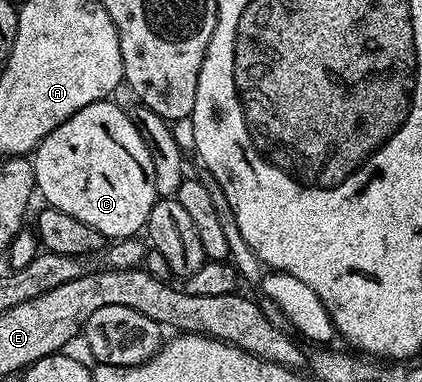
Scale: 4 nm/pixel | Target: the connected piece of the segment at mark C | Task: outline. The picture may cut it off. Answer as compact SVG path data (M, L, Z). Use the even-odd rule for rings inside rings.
M105 99L82 107L66 123L54 127L50 135L40 140L30 160L36 180L36 193L44 196L43 204L66 215L74 215L86 227L94 227L106 239L136 237L147 226L150 211L156 206L158 194L154 183L154 163L150 151L138 135L138 127L130 123L127 112L115 105L115 100Z

